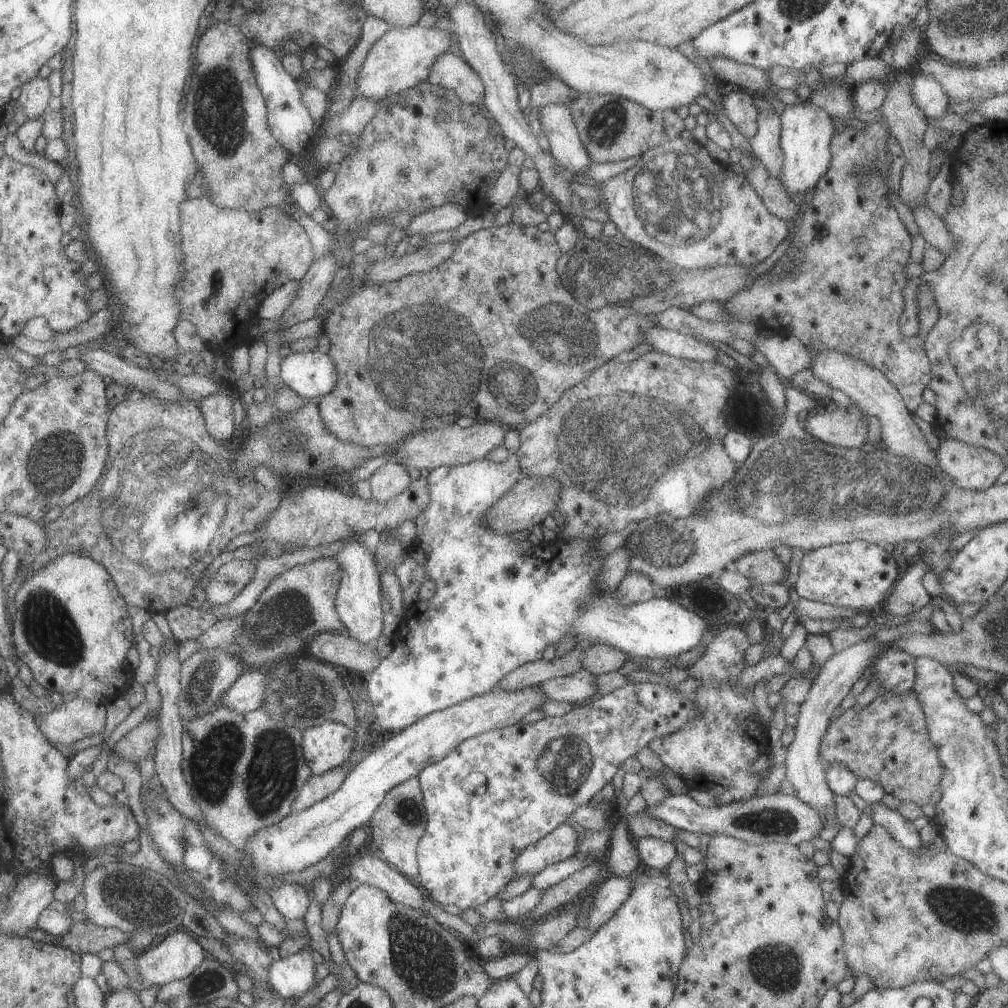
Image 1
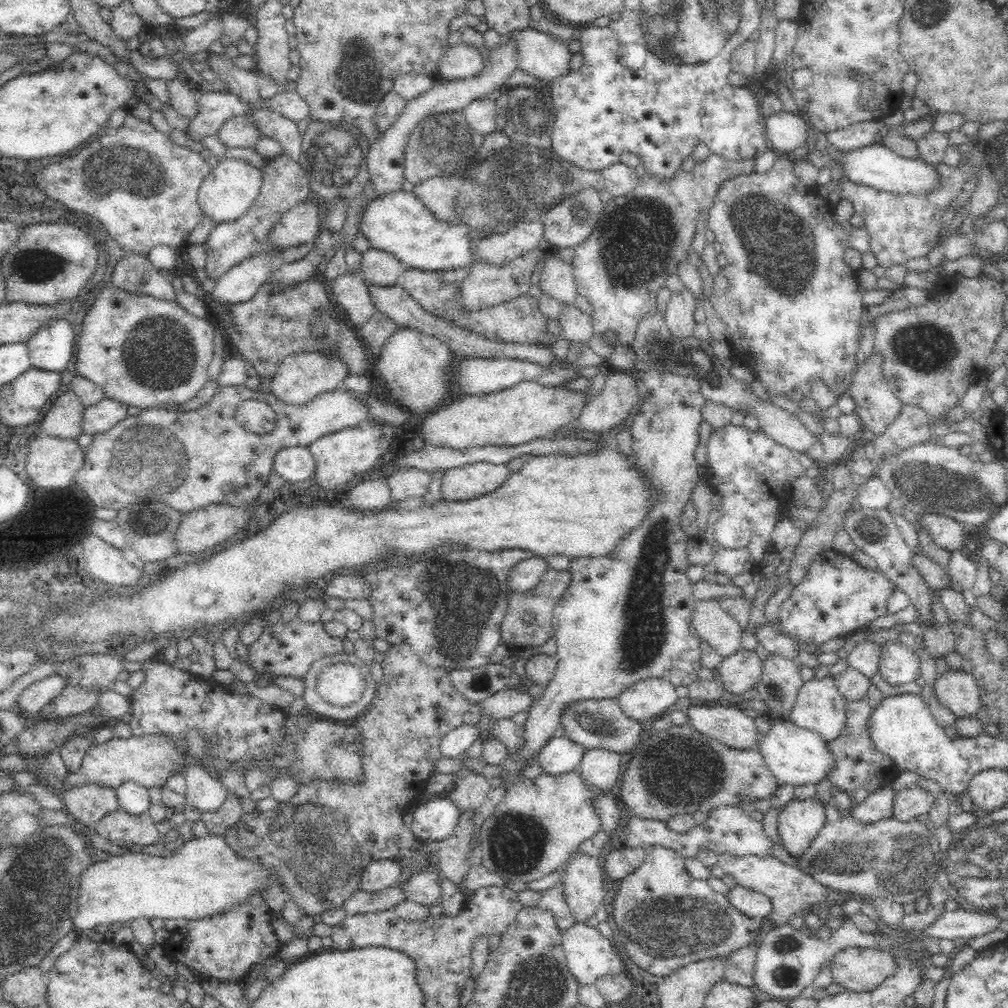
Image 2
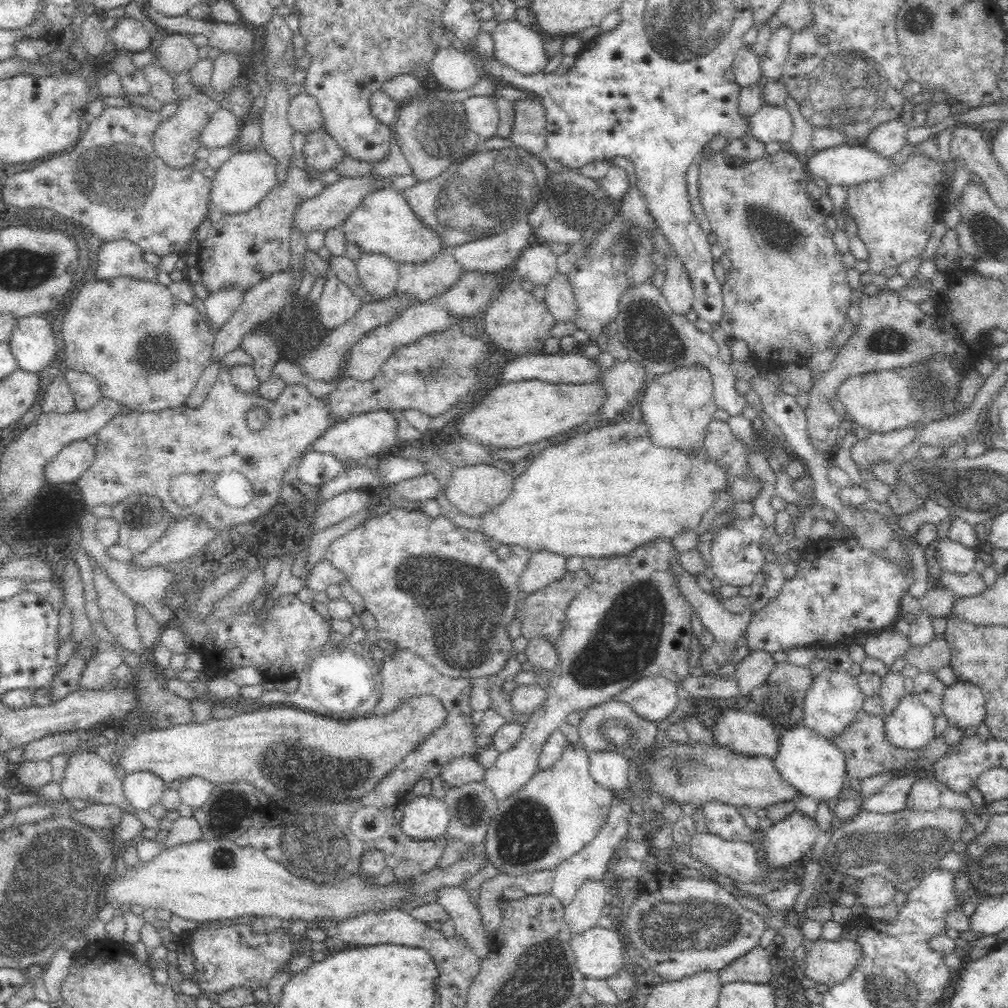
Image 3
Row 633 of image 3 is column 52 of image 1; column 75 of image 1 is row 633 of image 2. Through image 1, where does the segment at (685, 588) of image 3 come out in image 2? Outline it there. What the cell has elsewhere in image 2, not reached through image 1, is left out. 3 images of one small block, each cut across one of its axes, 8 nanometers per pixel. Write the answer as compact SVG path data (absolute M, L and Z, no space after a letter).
M718 600L697 602L693 626L701 640L707 642L720 657L726 658L743 649L743 630L722 611Z

